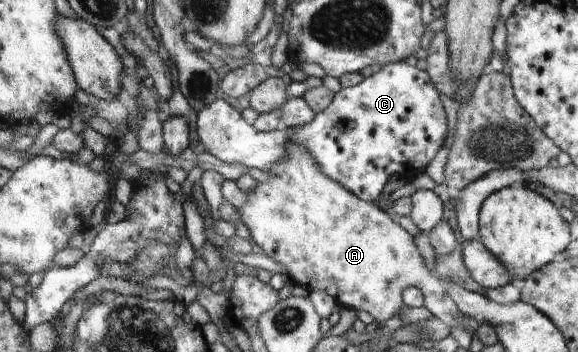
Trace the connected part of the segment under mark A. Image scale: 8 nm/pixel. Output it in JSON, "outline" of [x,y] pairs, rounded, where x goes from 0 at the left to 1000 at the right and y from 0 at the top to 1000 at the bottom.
{"outline":[[[498,395],[498,429],[495,452],[481,457],[464,491],[464,514],[446,517],[436,543],[426,548],[426,577],[412,597],[412,611],[419,634],[427,639],[433,662],[438,665],[439,690],[457,713],[467,736],[491,753],[503,801],[542,824],[564,827],[574,838],[585,866],[609,875],[616,884],[637,884],[652,918],[659,923],[675,912],[696,872],[696,832],[708,813],[720,813],[734,841],[734,872],[777,932],[799,923],[799,912],[810,912],[817,952],[829,926],[820,903],[810,906],[799,895],[798,878],[791,869],[777,827],[770,821],[765,798],[753,770],[740,770],[720,696],[716,679],[692,645],[690,634],[682,634],[671,602],[664,605],[654,594],[649,577],[637,577],[618,551],[606,548],[583,514],[574,514],[564,503],[547,457],[536,446],[536,435],[505,406]]]}

